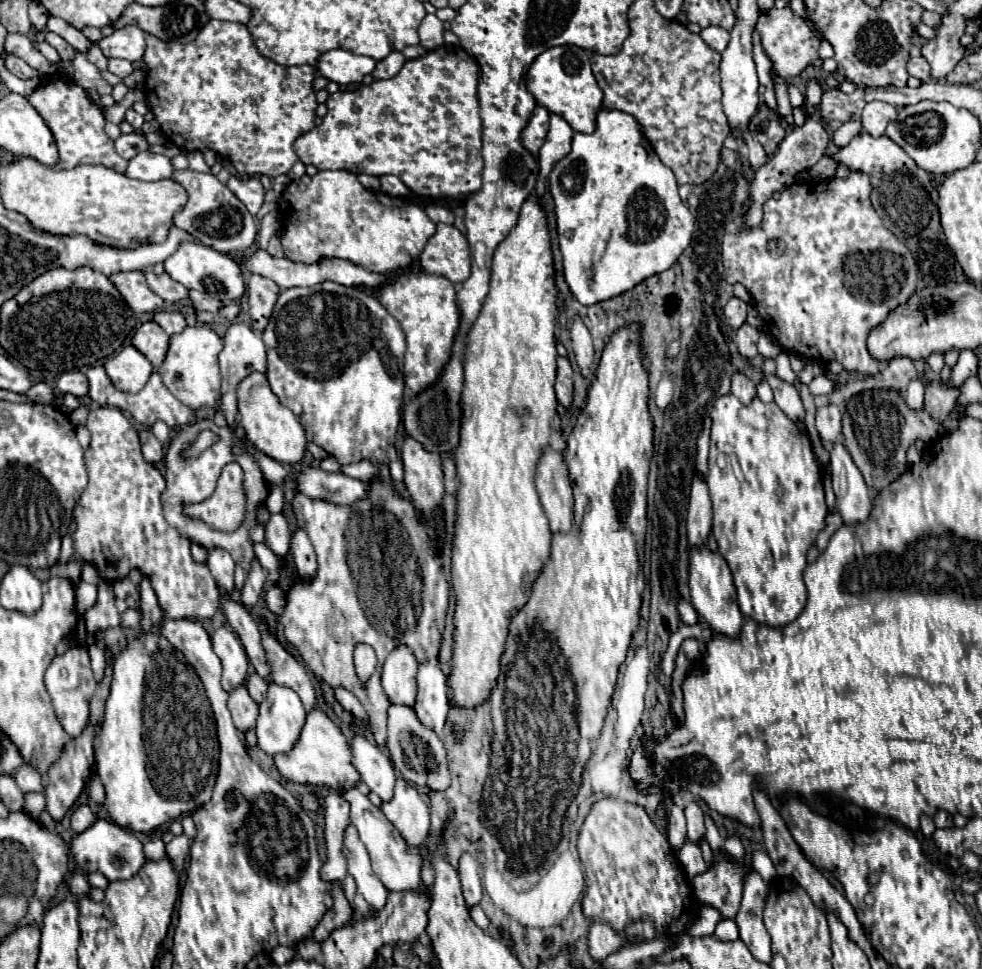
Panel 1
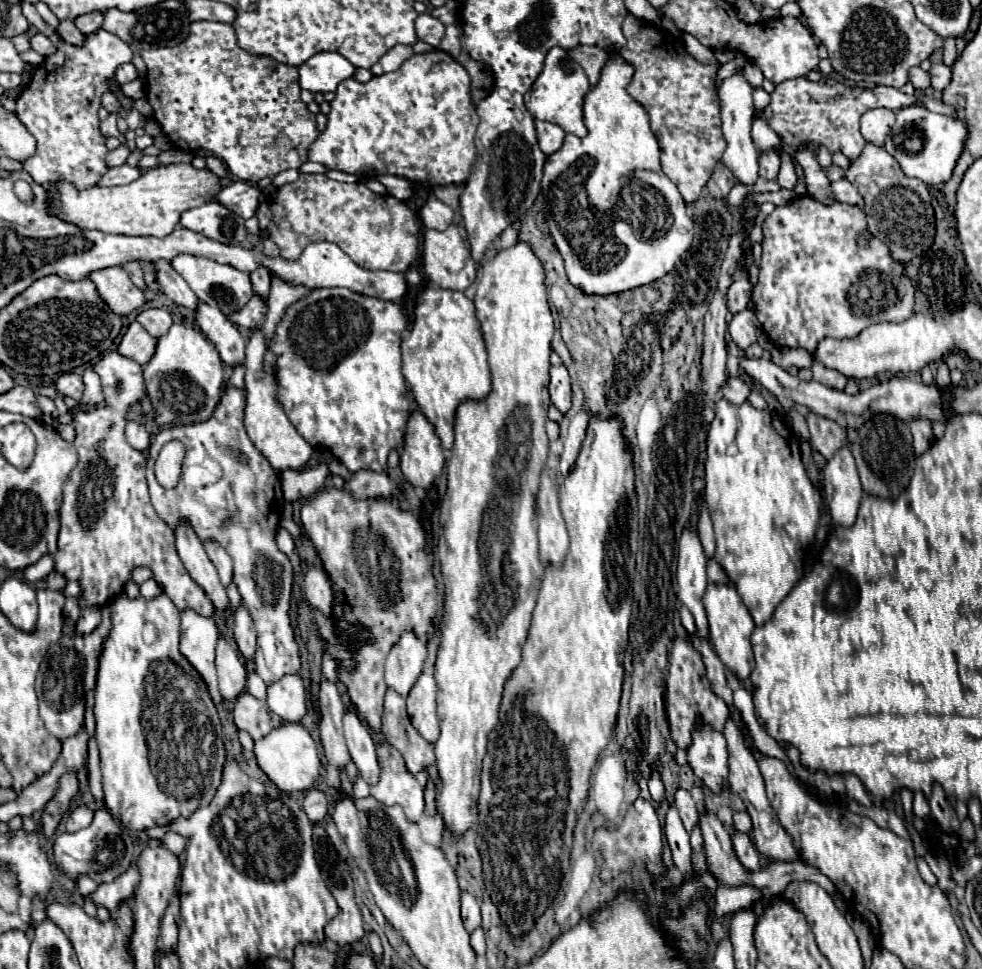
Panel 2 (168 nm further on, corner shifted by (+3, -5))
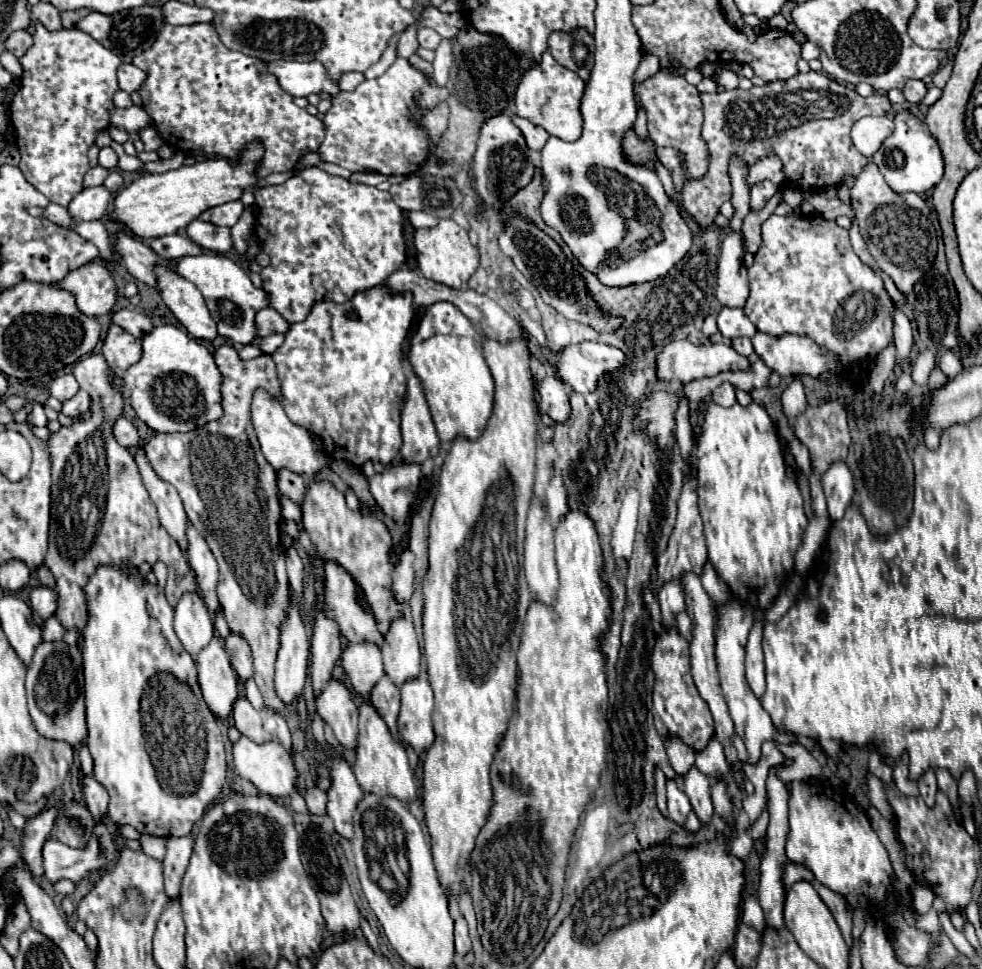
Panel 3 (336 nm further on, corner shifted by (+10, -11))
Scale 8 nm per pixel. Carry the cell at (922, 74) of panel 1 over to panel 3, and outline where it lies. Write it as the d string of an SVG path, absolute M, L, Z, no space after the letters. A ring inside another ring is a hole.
M909 80L909 82L905 84L905 88L903 88L905 100L907 100L907 102L915 102L915 104L919 104L919 102L923 100L925 92L927 92L927 86L923 84L923 80Z

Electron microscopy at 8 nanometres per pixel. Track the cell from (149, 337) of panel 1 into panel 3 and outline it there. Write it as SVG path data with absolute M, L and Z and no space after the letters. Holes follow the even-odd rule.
M111 324L107 328L101 352L115 372L125 372L131 364L135 364L141 358L141 340L125 332L123 328Z

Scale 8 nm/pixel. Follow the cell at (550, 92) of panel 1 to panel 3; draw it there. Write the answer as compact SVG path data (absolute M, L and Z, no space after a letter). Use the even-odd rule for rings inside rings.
M549 52L541 54L541 62L531 64L517 86L515 92L515 110L517 116L531 120L537 126L543 126L551 136L573 142L581 136L581 96L585 92L585 82L569 68L561 66Z

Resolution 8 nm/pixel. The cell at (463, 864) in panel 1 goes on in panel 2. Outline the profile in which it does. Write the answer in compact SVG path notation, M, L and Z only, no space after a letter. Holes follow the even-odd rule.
M462 892L462 920L468 932L480 926L480 904L470 892Z

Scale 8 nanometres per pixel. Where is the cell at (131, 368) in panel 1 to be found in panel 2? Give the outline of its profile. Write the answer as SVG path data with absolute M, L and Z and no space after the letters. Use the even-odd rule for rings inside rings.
M108 352L94 364L94 372L102 380L102 390L108 408L112 408L116 413L111 413L108 409L74 413L72 425L76 430L74 446L78 450L78 466L64 486L64 502L60 510L62 526L58 534L58 552L54 554L56 570L68 580L80 580L84 590L80 606L104 606L106 602L122 594L124 584L128 582L130 570L134 566L146 566L152 570L152 578L158 582L162 592L174 602L180 612L190 608L198 614L212 616L210 600L206 598L202 588L188 576L184 564L176 554L172 530L158 518L150 504L146 484L146 456L126 442L126 412L134 402L138 402L146 394L142 366L138 362L132 362L130 358L120 356L118 352Z

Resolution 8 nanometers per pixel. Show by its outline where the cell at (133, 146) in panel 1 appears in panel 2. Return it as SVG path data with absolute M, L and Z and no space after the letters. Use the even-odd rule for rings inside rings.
M120 144L116 150L112 150L112 152L106 156L106 164L108 164L110 168L112 168L112 166L120 166L120 164L124 164L124 162L126 162L128 154L130 154L128 146Z

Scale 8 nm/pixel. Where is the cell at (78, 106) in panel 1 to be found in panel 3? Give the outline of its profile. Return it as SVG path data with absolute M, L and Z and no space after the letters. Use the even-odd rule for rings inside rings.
M37 22L33 38L33 46L19 60L23 66L21 88L15 92L13 102L9 106L9 118L17 134L17 148L21 152L19 168L25 174L25 178L51 202L67 206L73 200L73 196L83 190L83 176L89 170L89 148L93 146L97 134L109 128L109 118L115 108L113 94L119 90L117 68L121 60L117 54L103 48L97 40L93 40L89 34L77 28L49 32L41 22Z

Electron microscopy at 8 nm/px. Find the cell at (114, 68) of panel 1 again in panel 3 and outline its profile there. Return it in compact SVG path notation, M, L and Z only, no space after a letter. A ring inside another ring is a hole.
M121 64L117 76L119 76L119 88L125 90L127 94L139 90L141 84L145 82L145 72L133 64Z

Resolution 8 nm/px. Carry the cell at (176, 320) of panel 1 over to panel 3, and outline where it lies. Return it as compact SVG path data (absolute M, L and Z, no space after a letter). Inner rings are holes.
M117 310L117 312L113 312L111 314L111 324L121 326L123 330L131 332L137 338L143 338L153 330L151 320L147 316L143 316L143 314L133 312L133 310Z

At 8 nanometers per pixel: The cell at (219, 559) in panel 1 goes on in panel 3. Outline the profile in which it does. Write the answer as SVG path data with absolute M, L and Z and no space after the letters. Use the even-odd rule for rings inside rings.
M187 522L187 550L185 550L185 558L189 560L189 566L193 568L195 576L197 576L197 586L199 586L199 592L209 608L211 614L219 612L219 600L217 600L217 592L215 592L215 586L217 586L217 574L219 574L219 568L217 568L217 562L205 542L205 538L201 536L201 532L197 532L197 528L193 528L191 522Z

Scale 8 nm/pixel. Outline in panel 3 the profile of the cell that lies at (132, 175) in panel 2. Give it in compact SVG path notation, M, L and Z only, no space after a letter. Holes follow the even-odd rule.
M95 186L79 192L67 208L73 220L99 220L107 210L109 200L111 194L103 186Z

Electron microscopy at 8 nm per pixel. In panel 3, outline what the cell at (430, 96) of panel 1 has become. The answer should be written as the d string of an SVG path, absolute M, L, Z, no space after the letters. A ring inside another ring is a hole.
M397 58L381 76L359 84L353 92L339 92L333 98L333 106L325 114L325 140L323 146L319 146L319 152L325 162L335 162L343 168L349 168L351 172L375 170L385 176L409 176L411 164L425 164L427 160L429 142L419 120L439 100L447 100L447 90L431 86L423 74L411 68L407 58Z

